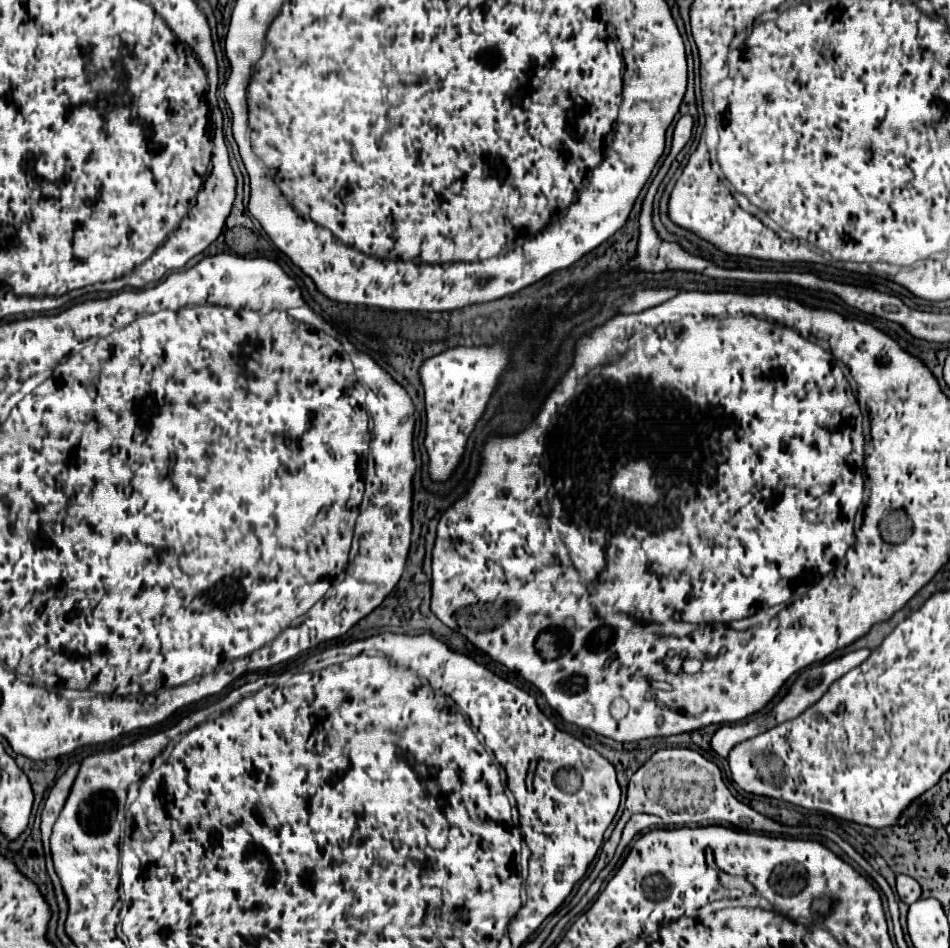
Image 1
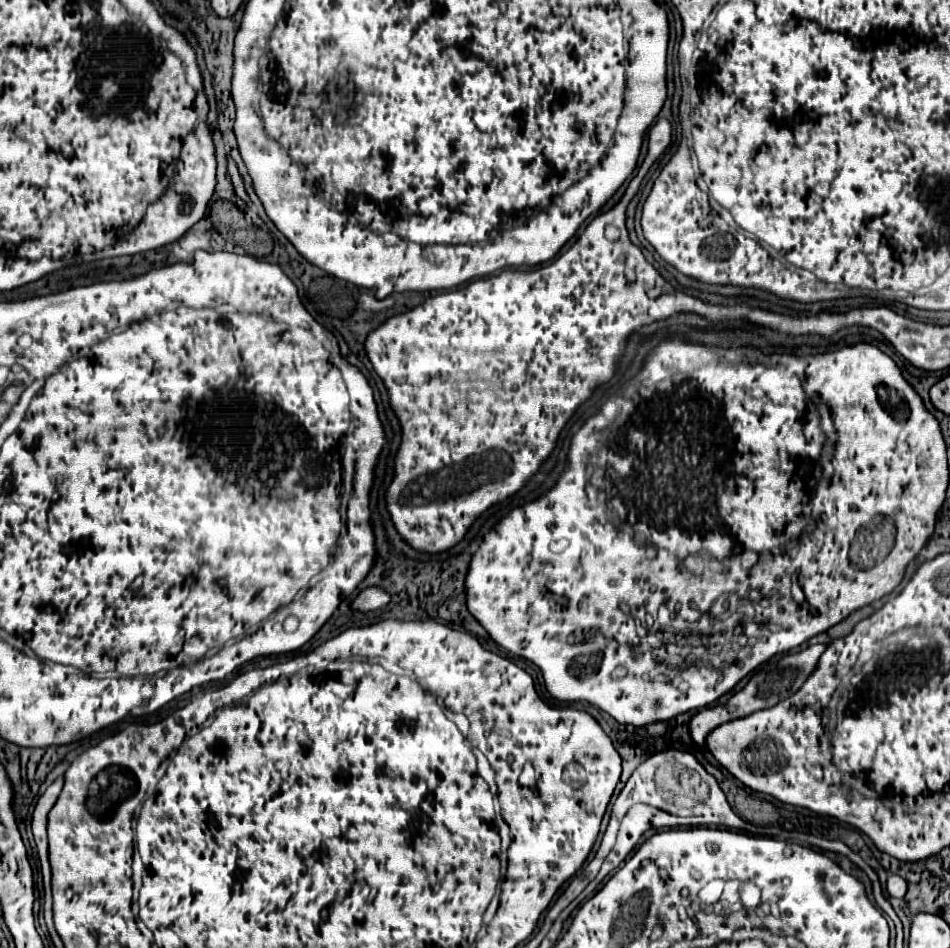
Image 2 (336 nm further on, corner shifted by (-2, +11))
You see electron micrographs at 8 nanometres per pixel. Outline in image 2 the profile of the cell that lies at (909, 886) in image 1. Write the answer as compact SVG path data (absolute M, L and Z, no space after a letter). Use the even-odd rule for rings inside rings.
M890 875L888 877L888 895L890 897L898 897L898 899L902 899L904 895L906 895L906 887L908 887L908 883L900 877L900 875Z

